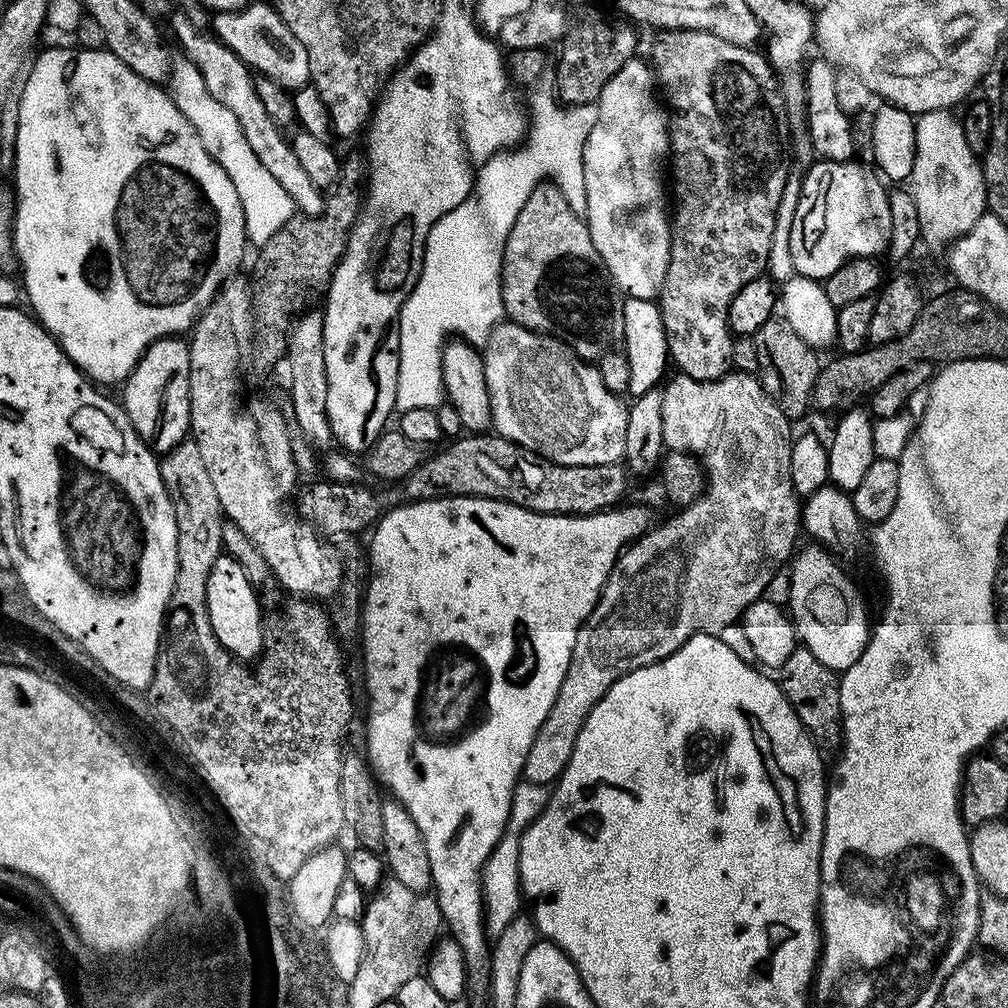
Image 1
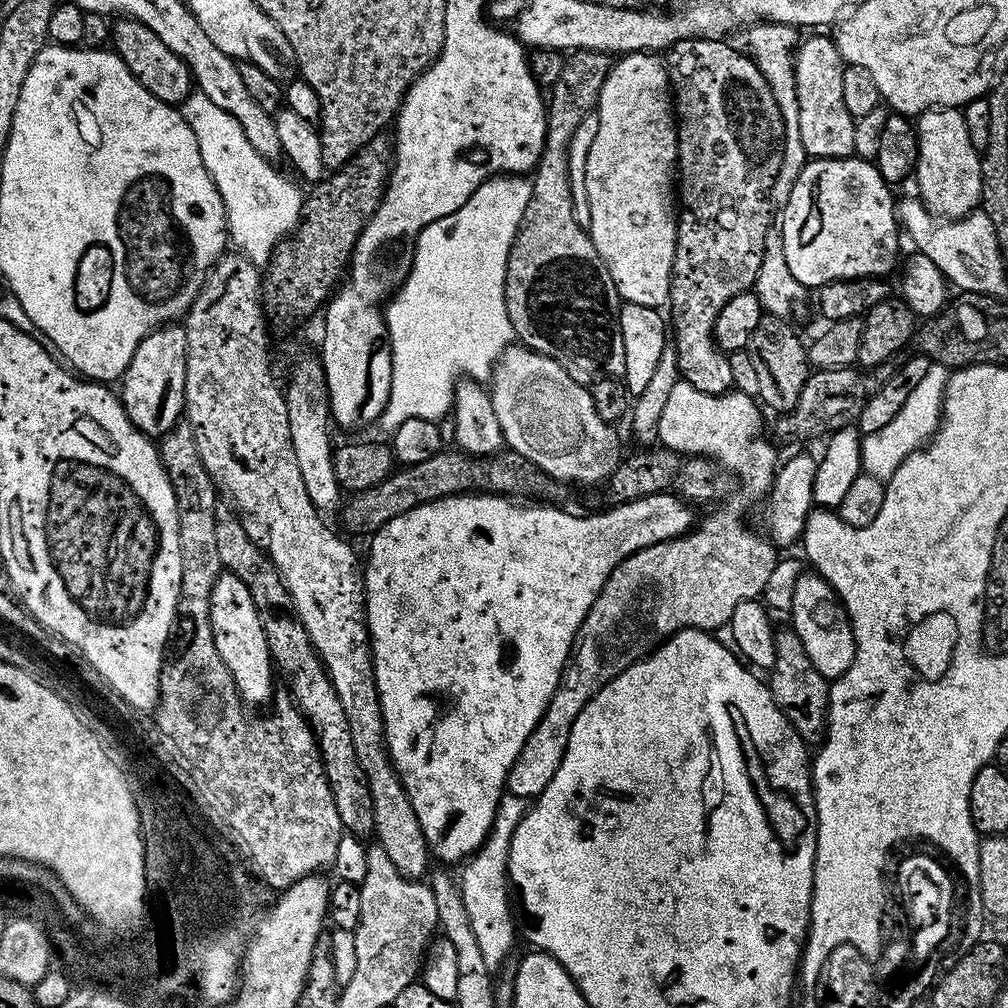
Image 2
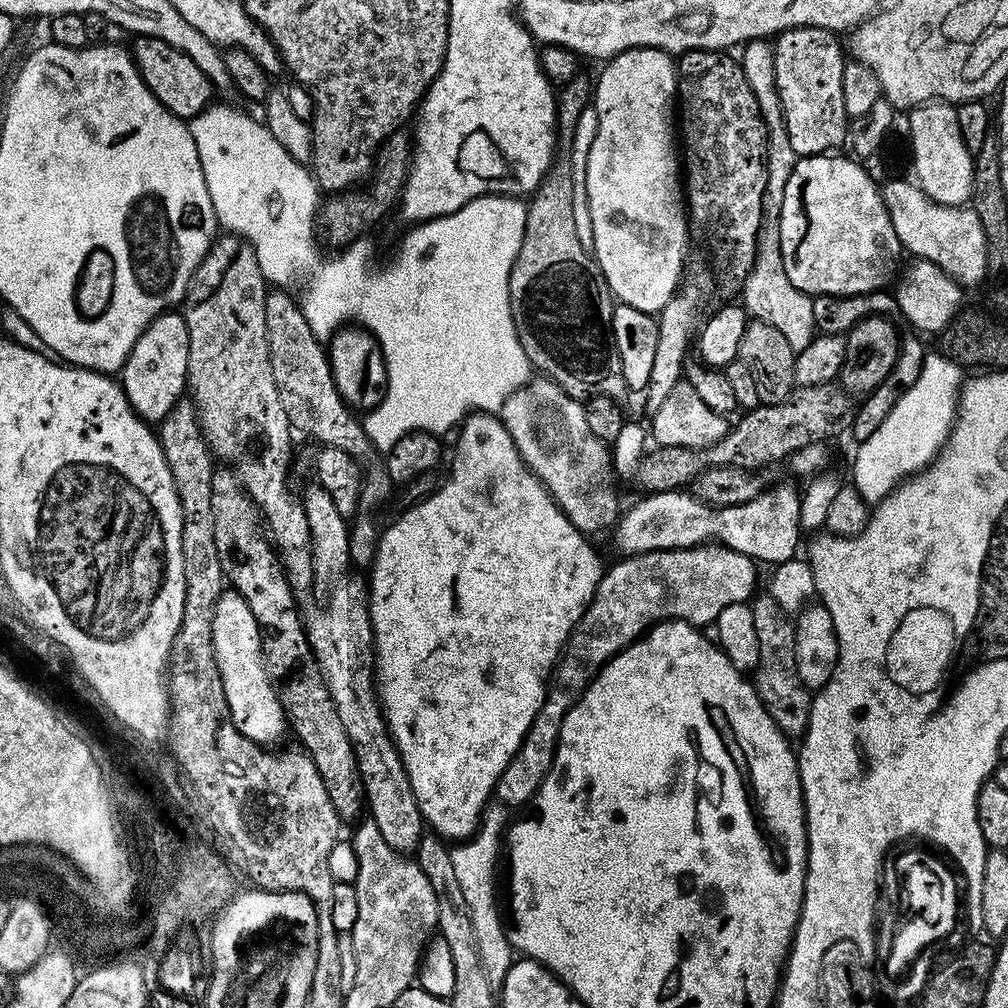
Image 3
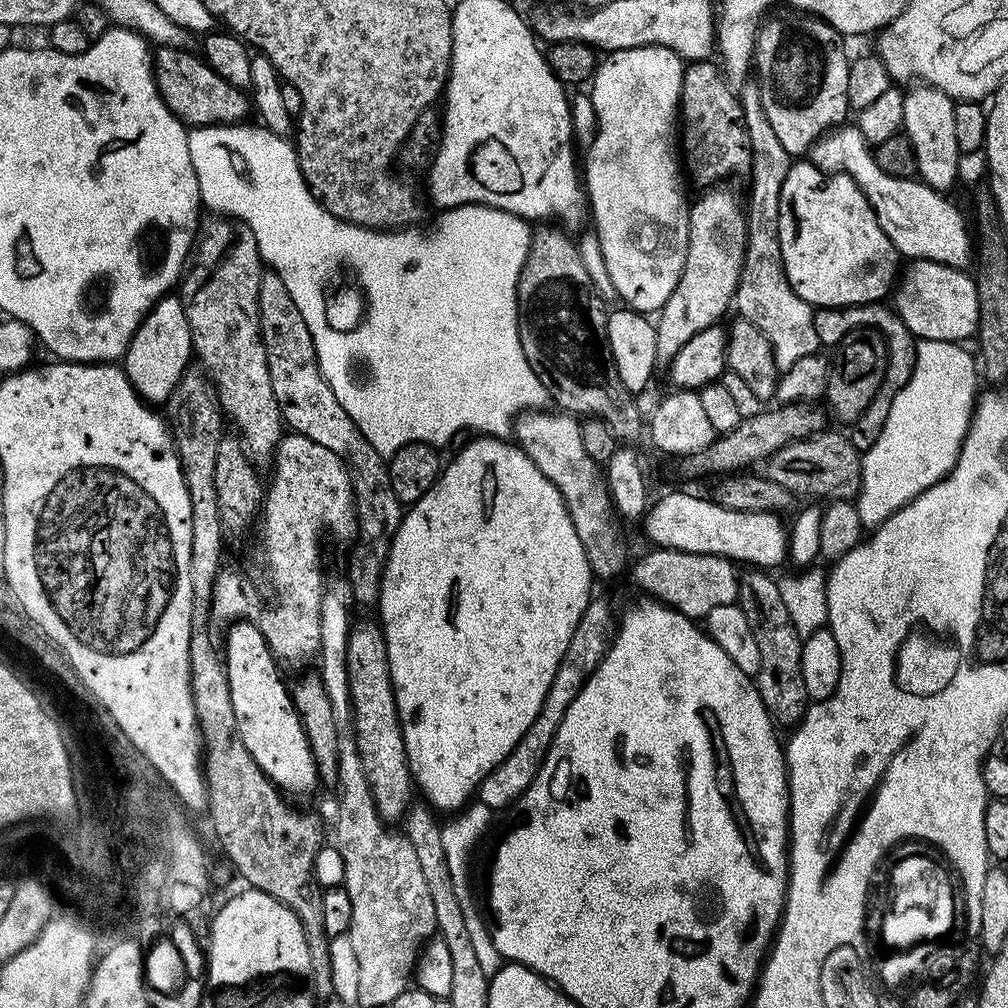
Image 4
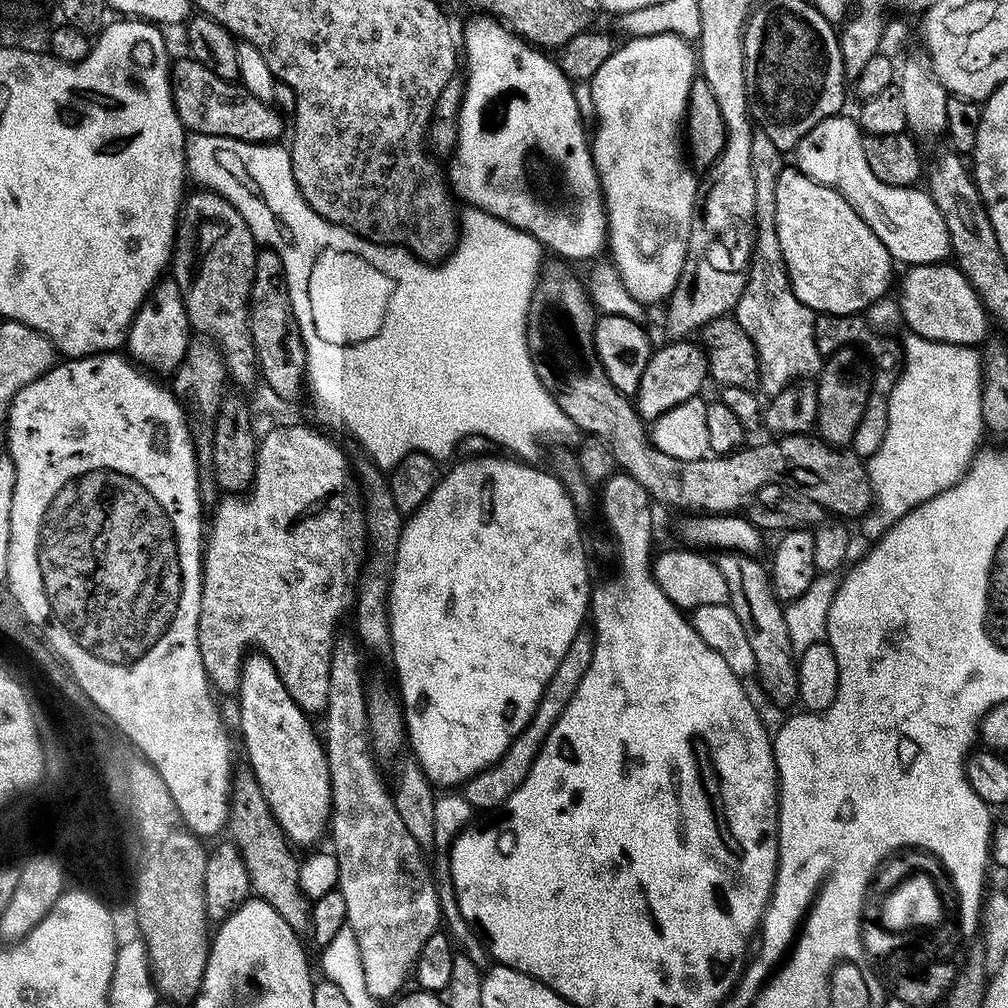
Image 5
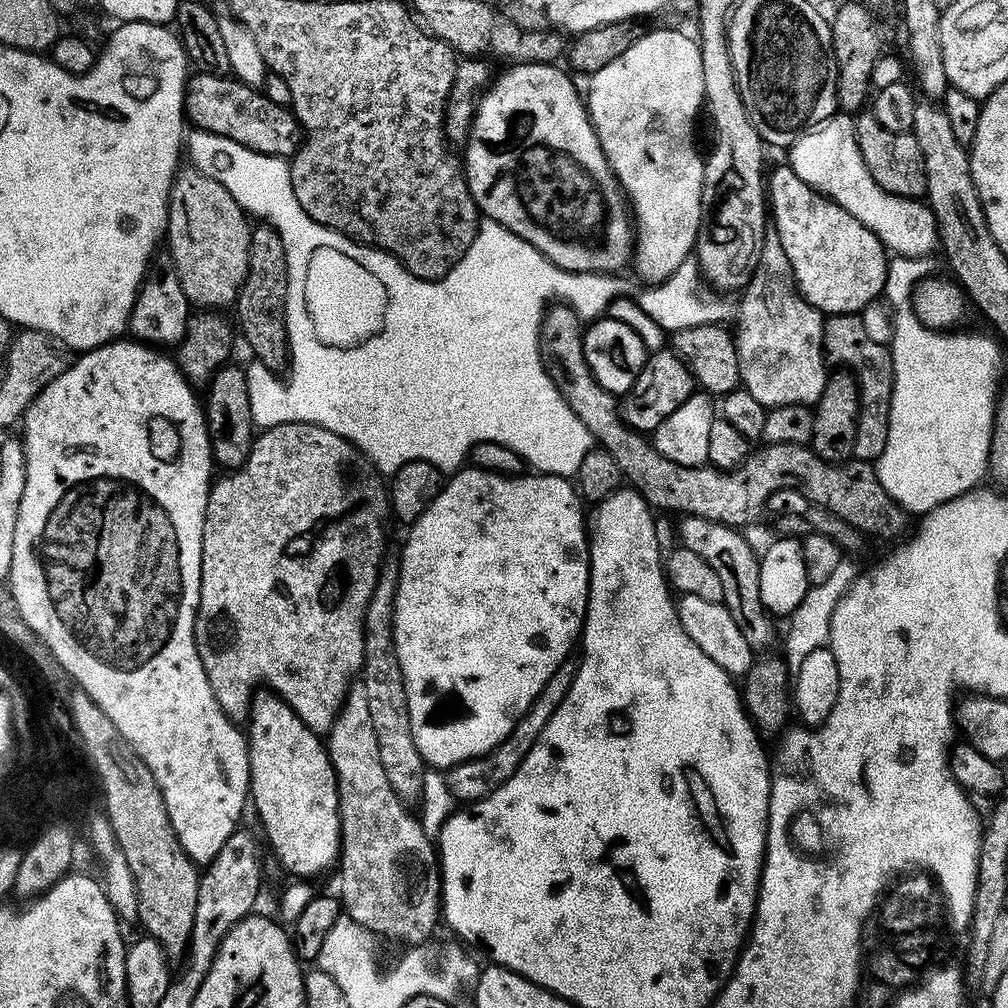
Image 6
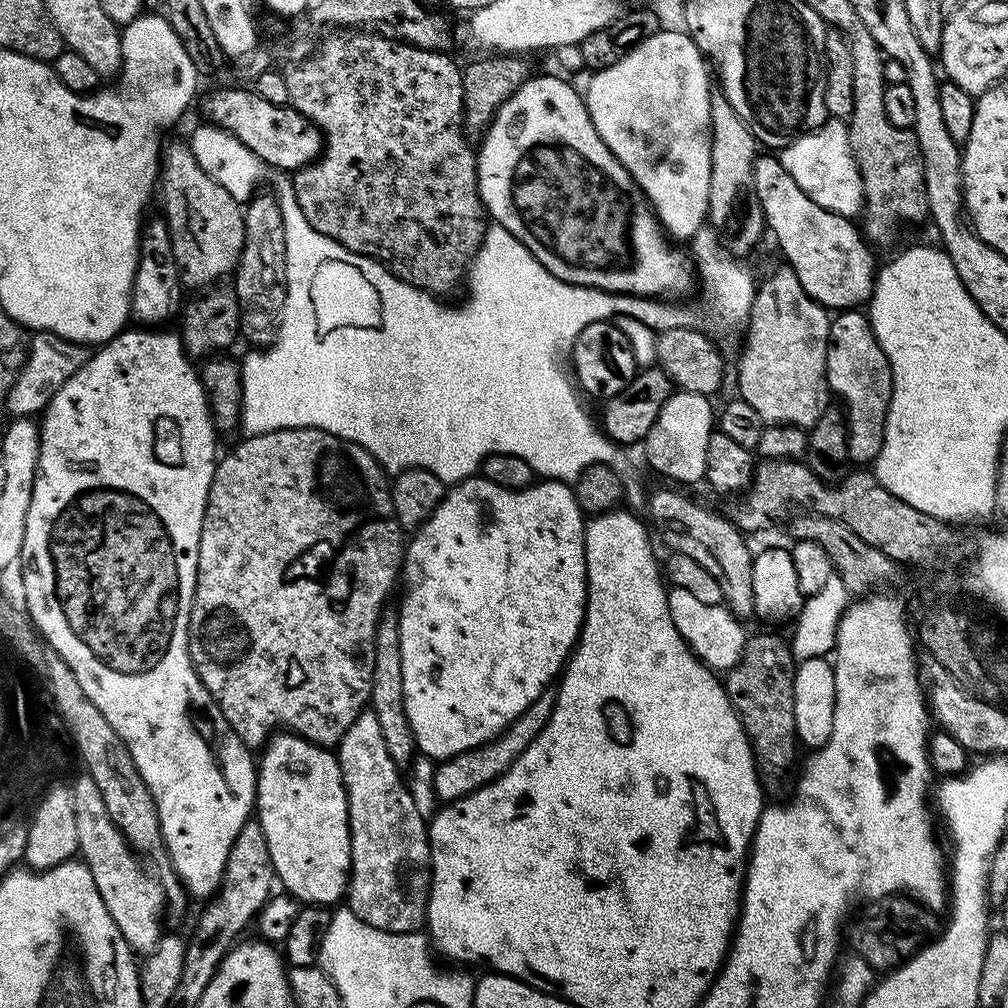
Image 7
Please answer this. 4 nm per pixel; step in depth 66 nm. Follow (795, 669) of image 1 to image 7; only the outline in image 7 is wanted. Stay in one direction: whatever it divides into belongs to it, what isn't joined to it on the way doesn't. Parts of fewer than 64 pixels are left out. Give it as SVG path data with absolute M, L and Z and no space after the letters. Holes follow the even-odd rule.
M664 486L661 492L647 497L646 512L652 515L651 527L673 553L692 558L711 574L721 587L723 603L735 614L736 619L748 622L754 616L754 570L752 569L753 549L748 549L745 533L736 527L726 515L719 516L712 508L683 496L672 486Z

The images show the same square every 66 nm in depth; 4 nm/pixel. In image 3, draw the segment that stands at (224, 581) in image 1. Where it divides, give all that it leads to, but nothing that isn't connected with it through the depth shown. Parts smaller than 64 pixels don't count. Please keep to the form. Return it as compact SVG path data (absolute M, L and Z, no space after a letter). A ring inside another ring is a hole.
M224 590L216 599L212 645L215 648L218 670L222 674L222 686L232 725L255 744L271 745L271 740L278 739L286 732L286 717L278 699L277 685L274 680L272 684L268 677L269 665L266 663L261 626L240 592Z

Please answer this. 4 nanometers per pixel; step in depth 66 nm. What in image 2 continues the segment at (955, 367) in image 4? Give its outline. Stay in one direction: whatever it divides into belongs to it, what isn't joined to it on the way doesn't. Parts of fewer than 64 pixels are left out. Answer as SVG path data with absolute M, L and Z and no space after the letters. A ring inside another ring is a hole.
M929 363L926 375L918 381L918 386L910 394L910 398L906 398L902 410L898 410L896 417L887 426L882 426L882 430L874 430L874 434L861 439L863 471L867 475L887 481L911 452L916 451L917 448L923 448L931 440L937 428L940 427L944 391L949 375L949 369L941 364Z

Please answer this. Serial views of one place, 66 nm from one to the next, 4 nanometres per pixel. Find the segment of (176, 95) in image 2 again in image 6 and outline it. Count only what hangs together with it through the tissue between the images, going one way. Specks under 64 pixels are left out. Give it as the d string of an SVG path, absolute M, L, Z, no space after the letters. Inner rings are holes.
M200 70L189 75L184 86L184 114L193 129L209 132L222 138L230 138L246 150L254 150L267 156L291 158L300 147L302 129L291 107L279 104L262 94L260 88L248 84L228 74L217 74Z

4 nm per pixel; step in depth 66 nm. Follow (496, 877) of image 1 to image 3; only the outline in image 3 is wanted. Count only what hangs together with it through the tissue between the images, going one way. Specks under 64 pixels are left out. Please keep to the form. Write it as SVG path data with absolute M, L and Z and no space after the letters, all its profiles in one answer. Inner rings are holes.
M493 799L480 817L480 826L474 835L457 843L450 851L450 863L458 878L459 886L470 910L470 922L474 922L474 938L478 938L478 954L482 957L482 971L494 990L503 989L506 974L514 963L514 949L508 941L506 920L502 915L502 904L496 901L496 867L502 864L502 849L506 844L506 833L510 827L509 805Z

